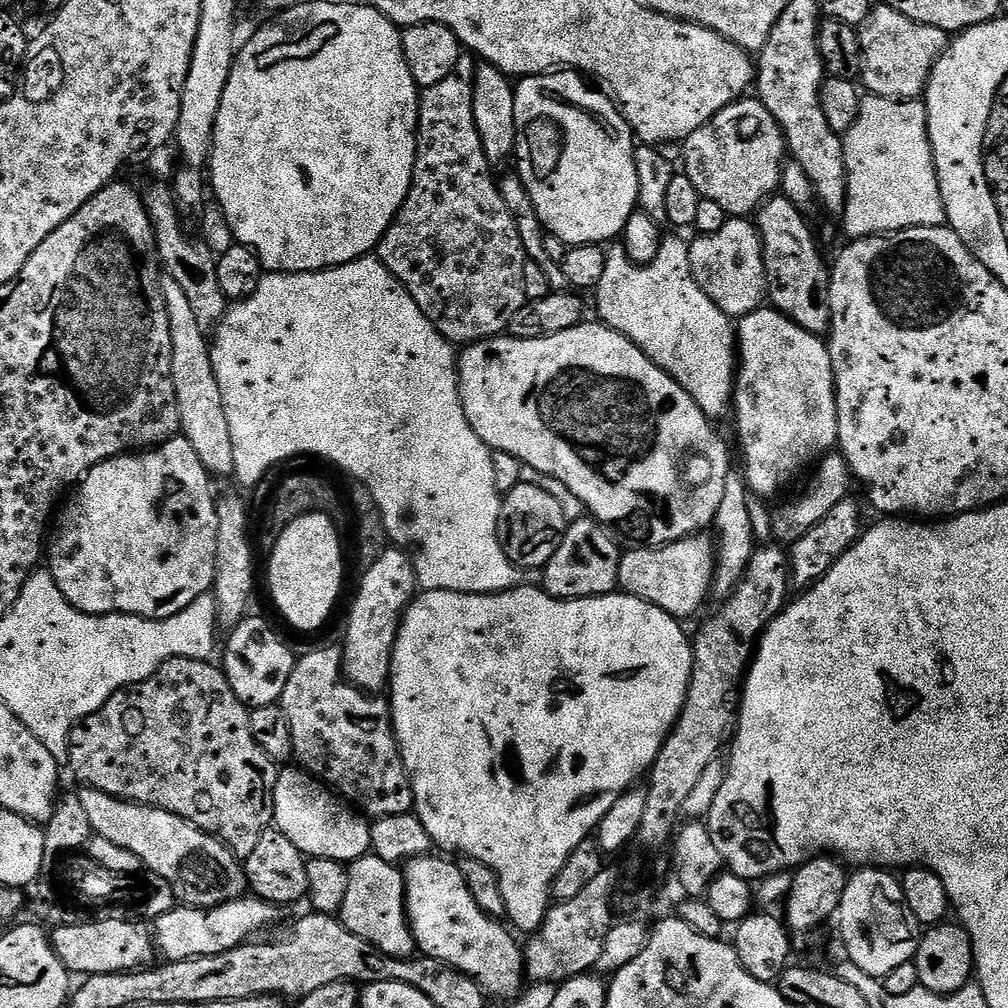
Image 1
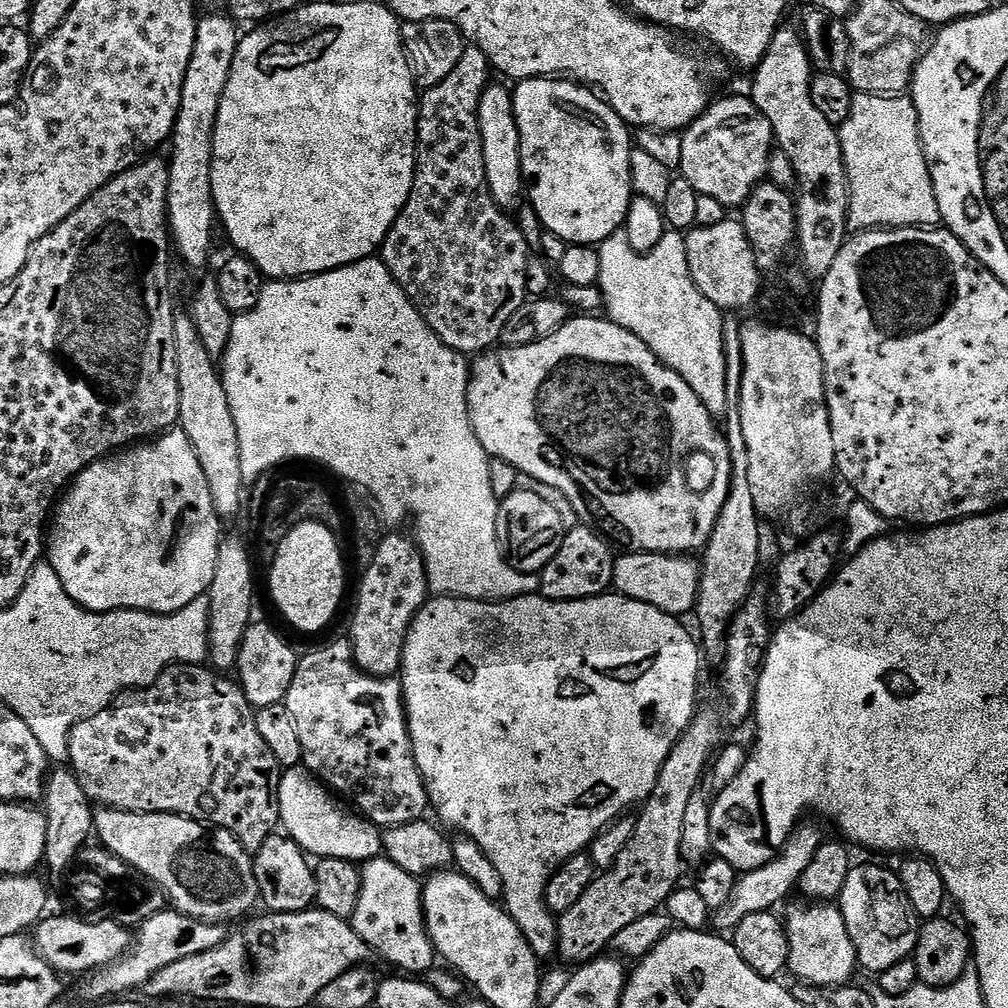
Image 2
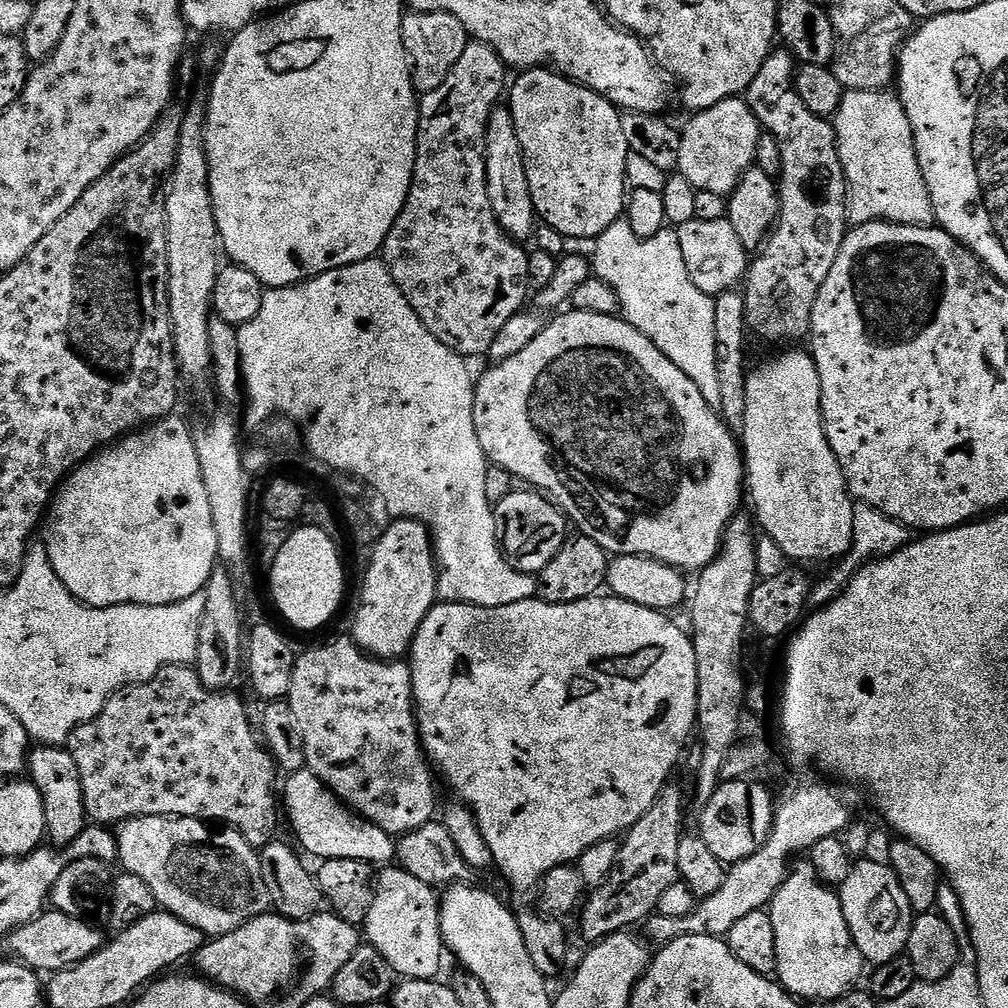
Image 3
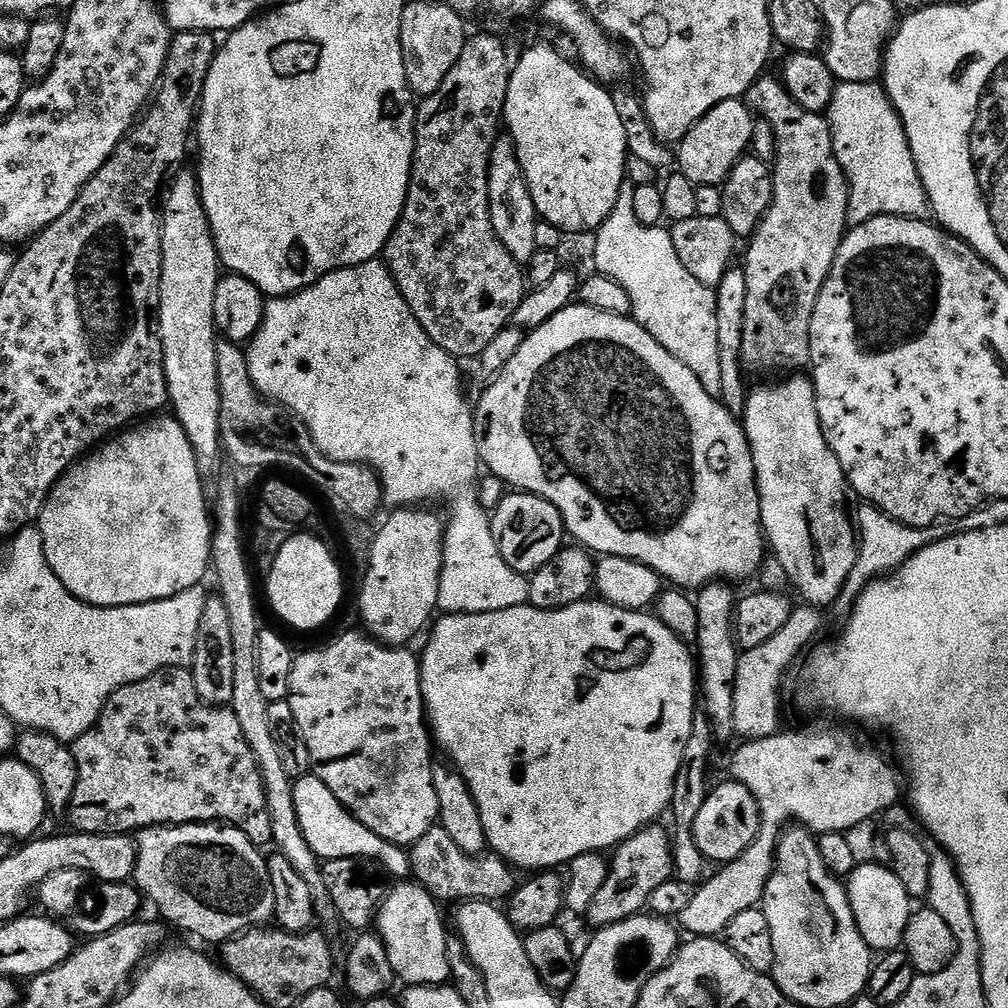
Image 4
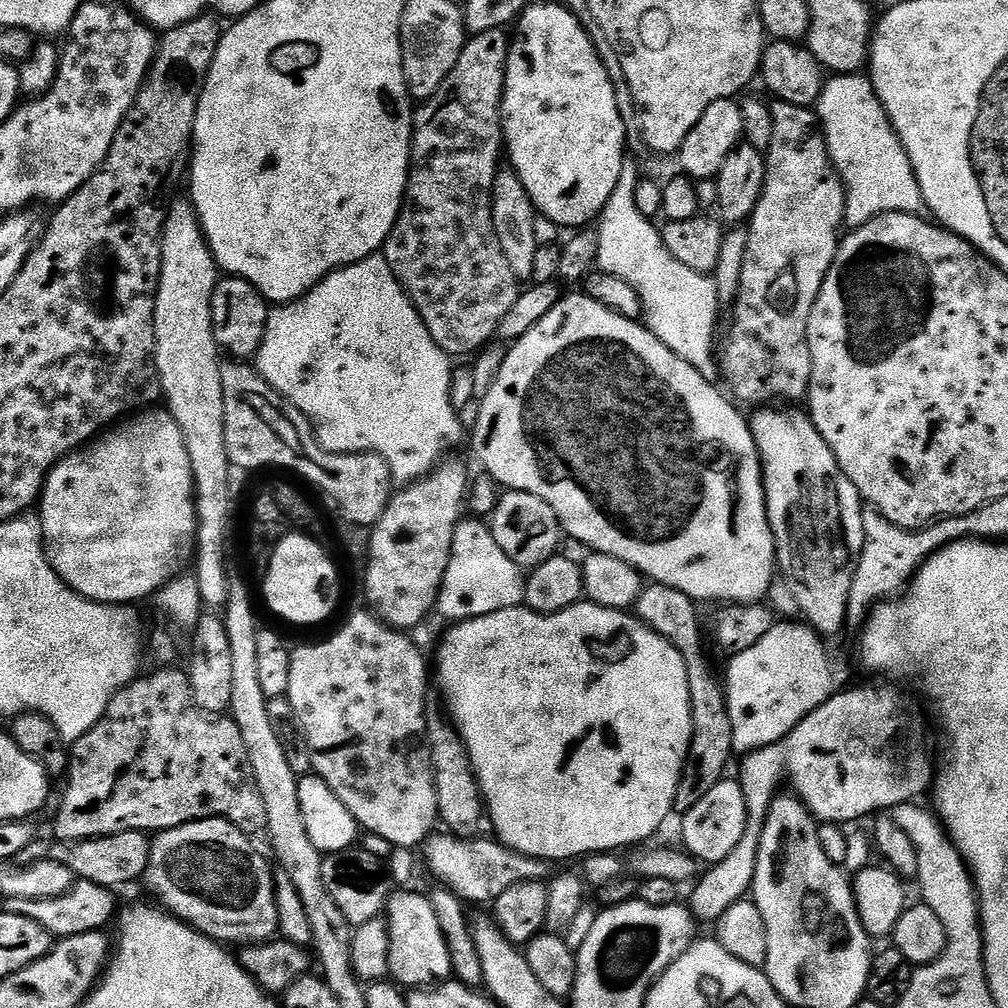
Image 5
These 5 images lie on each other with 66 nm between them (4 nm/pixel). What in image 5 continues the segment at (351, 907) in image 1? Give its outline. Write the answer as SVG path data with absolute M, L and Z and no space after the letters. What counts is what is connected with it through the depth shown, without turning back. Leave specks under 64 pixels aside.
M396 890L388 898L386 919L390 934L390 976L408 990L424 990L447 981L452 976L446 938L434 918L427 895L422 891Z

